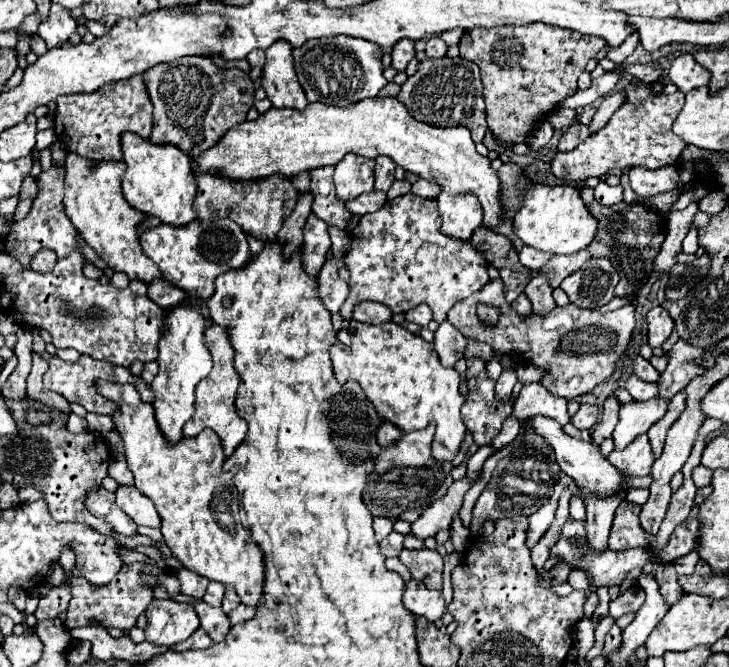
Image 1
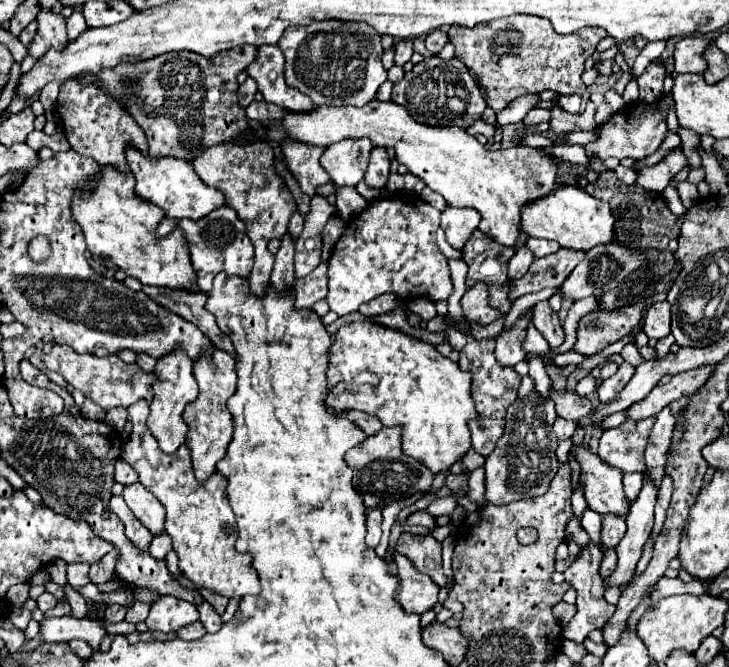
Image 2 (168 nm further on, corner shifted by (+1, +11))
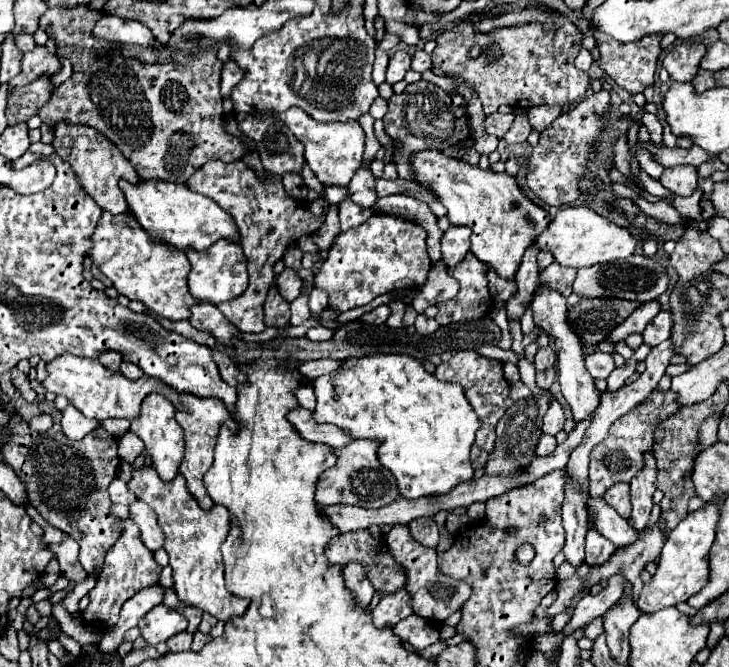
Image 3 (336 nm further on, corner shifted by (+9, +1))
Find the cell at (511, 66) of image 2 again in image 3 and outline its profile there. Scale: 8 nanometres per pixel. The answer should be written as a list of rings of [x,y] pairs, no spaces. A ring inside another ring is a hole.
[[[566,17],[558,21],[558,31],[546,33],[540,23],[526,23],[520,27],[504,27],[492,33],[476,35],[472,27],[460,25],[458,29],[442,31],[432,51],[434,67],[446,75],[458,75],[470,83],[482,105],[484,115],[492,115],[500,105],[530,109],[536,105],[568,107],[580,101],[590,85],[590,77],[574,67],[574,59],[582,49],[582,31]],[[480,39],[482,53],[470,57],[470,49]]]

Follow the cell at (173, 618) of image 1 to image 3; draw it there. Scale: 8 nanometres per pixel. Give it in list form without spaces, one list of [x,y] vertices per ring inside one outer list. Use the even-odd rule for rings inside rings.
[[[156,605],[152,611],[148,611],[140,619],[138,629],[148,645],[158,645],[162,641],[168,641],[176,633],[182,633],[186,629],[186,625],[188,625],[188,621],[176,609]]]

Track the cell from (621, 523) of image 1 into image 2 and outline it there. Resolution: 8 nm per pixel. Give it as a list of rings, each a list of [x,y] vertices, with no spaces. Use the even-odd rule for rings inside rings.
[[[602,517],[602,543],[610,549],[620,543],[626,533],[624,517]]]

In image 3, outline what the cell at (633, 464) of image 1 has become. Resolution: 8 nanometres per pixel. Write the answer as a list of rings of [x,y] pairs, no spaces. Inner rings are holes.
[[[652,391],[652,395],[642,405],[638,405],[636,409],[632,409],[624,417],[620,417],[616,423],[612,423],[612,427],[608,431],[608,437],[592,449],[590,495],[604,495],[614,483],[620,483],[620,481],[630,483],[630,479],[644,465],[642,453],[652,449],[656,423],[660,423],[664,417],[668,417],[676,411],[678,411],[678,405],[676,405],[676,399],[674,399],[672,391],[666,391],[666,393]]]

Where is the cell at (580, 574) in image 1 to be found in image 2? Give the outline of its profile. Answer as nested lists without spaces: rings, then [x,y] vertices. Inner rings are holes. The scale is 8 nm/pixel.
[[[588,545],[586,549],[582,549],[580,557],[568,565],[568,569],[564,571],[564,577],[566,581],[570,583],[570,587],[578,593],[578,599],[576,599],[576,615],[572,617],[572,621],[564,627],[564,637],[574,641],[574,643],[582,643],[590,631],[594,629],[602,629],[606,625],[606,621],[612,617],[614,613],[614,605],[608,605],[606,599],[604,599],[604,587],[602,587],[602,577],[598,573],[598,567],[600,567],[600,561],[602,561],[604,553],[596,547],[596,545]]]

